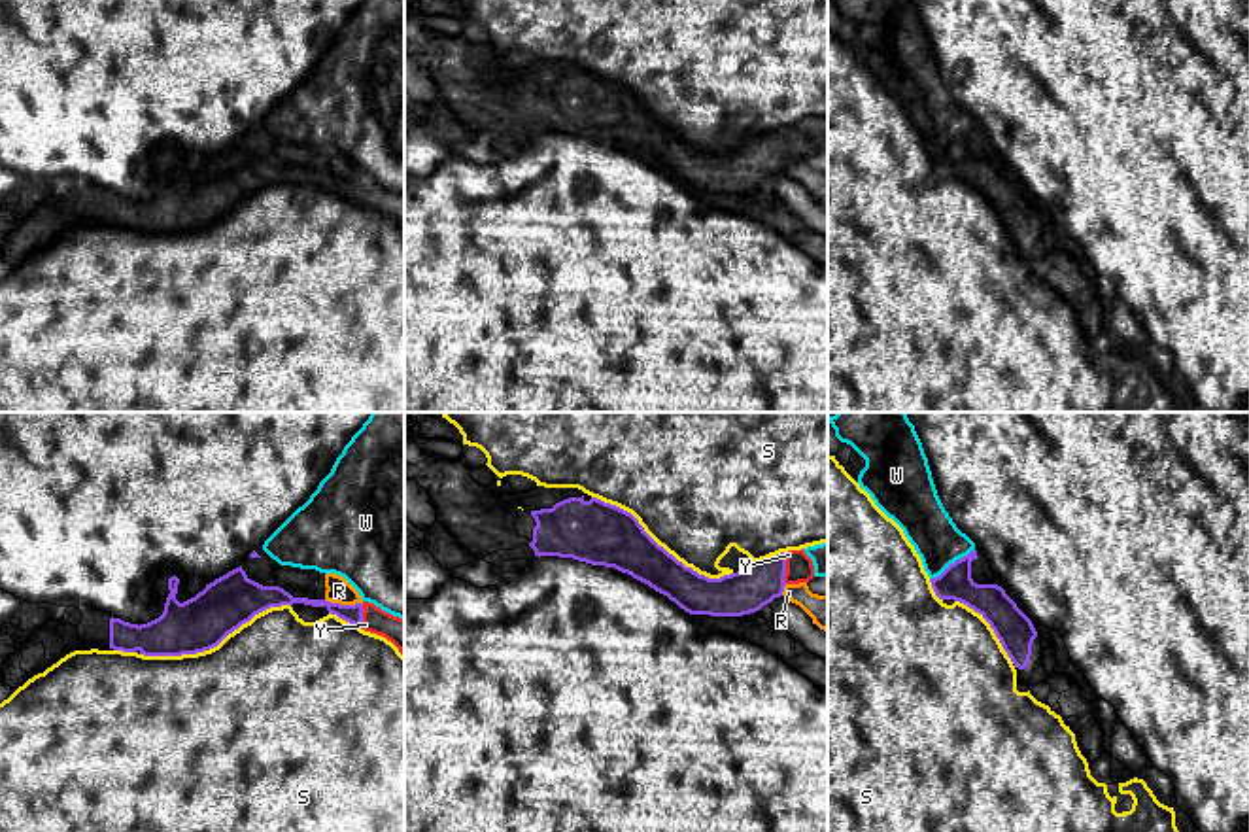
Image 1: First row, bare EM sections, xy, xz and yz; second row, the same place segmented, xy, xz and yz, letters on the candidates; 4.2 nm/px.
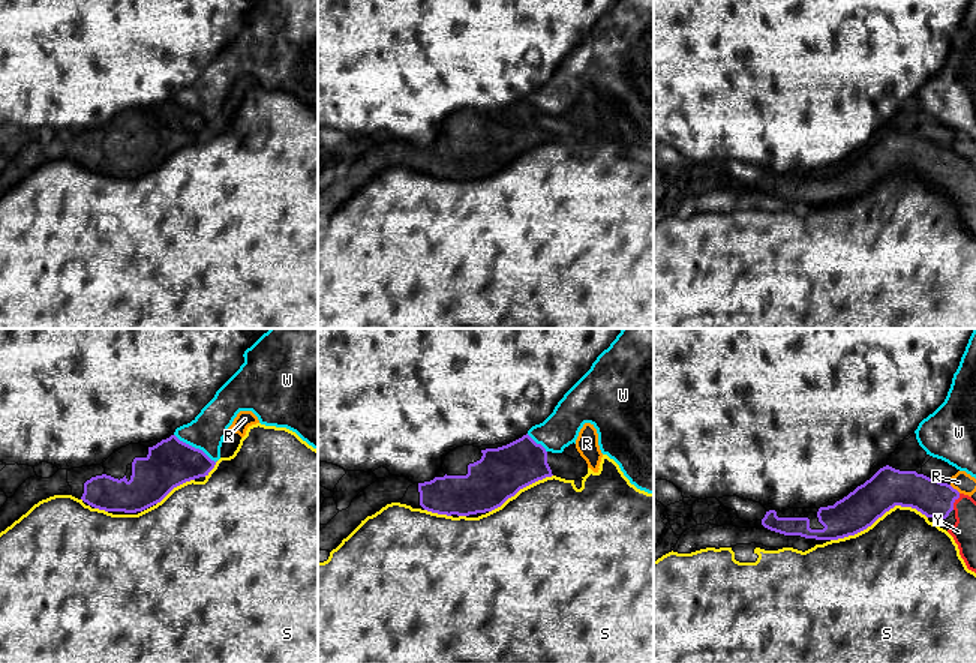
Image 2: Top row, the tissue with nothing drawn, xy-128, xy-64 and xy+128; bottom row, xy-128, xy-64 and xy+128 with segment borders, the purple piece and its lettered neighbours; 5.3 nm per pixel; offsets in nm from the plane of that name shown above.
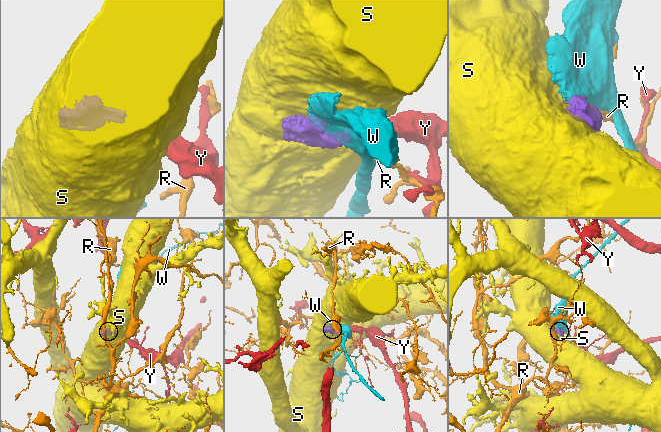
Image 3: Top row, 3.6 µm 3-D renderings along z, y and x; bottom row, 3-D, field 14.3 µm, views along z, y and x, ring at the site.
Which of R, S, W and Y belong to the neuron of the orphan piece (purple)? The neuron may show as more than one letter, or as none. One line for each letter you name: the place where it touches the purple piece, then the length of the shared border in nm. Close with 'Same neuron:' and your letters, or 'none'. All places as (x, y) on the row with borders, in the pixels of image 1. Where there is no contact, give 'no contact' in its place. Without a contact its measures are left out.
Y: meets purple in xz at (785, 568); contact 140 nm long
Same neuron: Y

